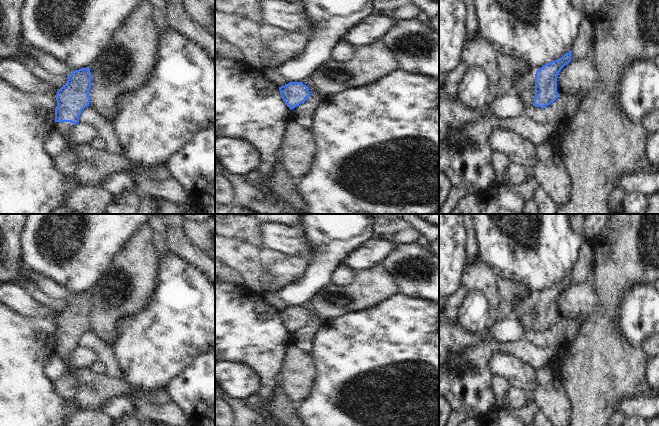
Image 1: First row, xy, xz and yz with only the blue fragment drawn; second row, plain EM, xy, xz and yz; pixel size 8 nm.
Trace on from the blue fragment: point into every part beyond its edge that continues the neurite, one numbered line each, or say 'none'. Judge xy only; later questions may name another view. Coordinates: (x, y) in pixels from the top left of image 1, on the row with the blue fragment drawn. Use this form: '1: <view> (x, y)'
1: xy (93, 166)

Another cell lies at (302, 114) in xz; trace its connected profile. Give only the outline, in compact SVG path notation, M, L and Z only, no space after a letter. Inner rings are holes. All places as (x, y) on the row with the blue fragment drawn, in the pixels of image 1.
M310 78L301 82L308 87L310 96L303 103L291 110L290 121L297 123L304 128L310 129L313 125L315 109L321 103L323 97L314 89Z

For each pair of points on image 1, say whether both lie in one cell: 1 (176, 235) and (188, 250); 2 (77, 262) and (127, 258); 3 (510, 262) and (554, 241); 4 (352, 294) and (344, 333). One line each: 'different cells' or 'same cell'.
1: same cell
2: different cells
3: same cell
4: different cells

